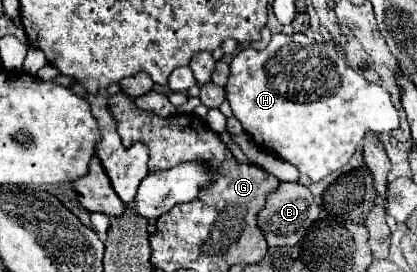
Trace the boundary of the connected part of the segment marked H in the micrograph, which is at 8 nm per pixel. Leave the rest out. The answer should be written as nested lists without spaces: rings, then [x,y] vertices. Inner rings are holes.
[[[275,33],[265,49],[257,51],[247,47],[237,53],[229,69],[229,81],[225,85],[227,101],[231,103],[233,115],[241,121],[247,135],[259,147],[295,165],[299,173],[307,175],[313,183],[341,169],[353,157],[365,133],[387,133],[399,127],[399,115],[389,93],[381,85],[373,85],[355,73],[335,45],[317,43],[303,33]]]

